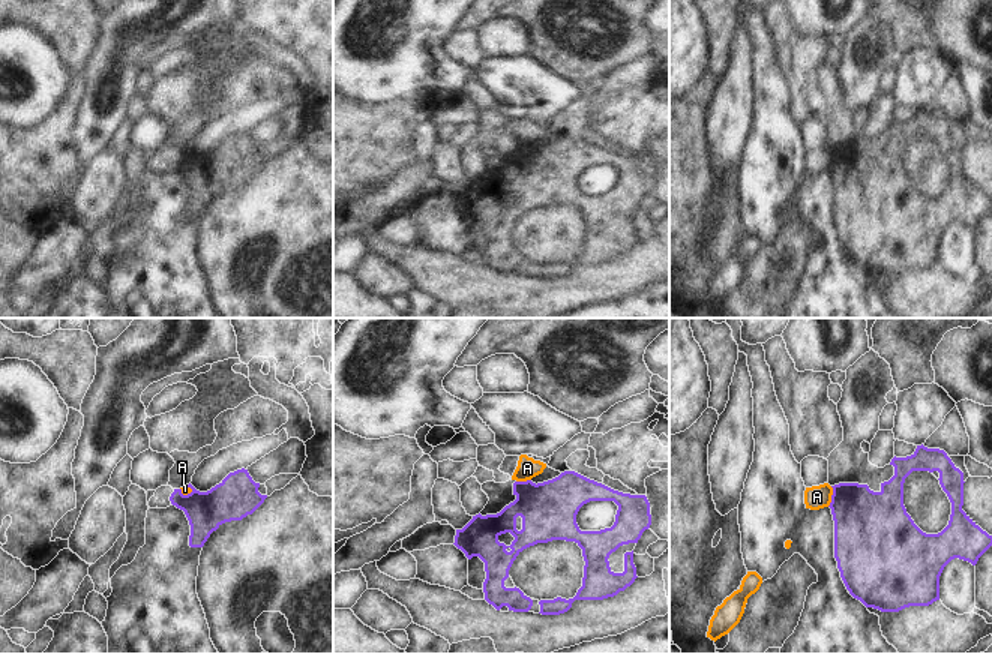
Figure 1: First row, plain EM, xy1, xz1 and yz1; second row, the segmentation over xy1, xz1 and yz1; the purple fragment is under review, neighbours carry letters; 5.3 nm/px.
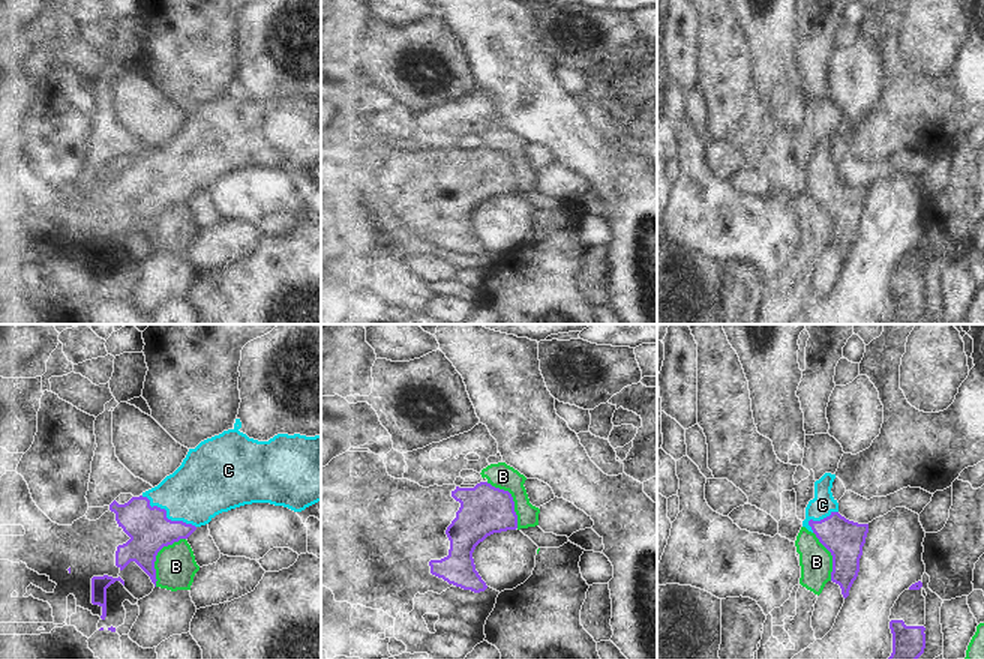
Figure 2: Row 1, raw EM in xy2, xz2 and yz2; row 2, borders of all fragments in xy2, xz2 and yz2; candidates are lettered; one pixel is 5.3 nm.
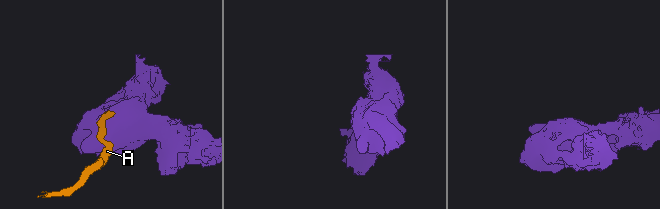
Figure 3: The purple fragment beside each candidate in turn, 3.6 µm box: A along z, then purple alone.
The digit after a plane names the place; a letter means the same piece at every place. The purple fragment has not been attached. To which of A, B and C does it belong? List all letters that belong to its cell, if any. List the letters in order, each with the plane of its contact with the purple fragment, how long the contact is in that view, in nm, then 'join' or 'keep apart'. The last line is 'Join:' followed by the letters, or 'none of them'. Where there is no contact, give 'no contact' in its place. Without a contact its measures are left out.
A: contact in yz1; length 110 nm; keep apart
B: contact in xy2; length 300 nm; keep apart
C: contact in xy2; length 340 nm; join
Join: C

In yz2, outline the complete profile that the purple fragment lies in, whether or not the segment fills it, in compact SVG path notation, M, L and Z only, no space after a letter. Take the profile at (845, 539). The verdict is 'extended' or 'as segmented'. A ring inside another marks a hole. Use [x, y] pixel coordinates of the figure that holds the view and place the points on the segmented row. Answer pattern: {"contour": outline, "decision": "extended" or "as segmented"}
{"contour": "M825 473L814 482L814 498L806 507L802 527L814 533L832 555L831 581L838 584L846 599L860 572L860 558L868 524L858 524L838 513L831 488L836 474Z", "decision": "extended"}

